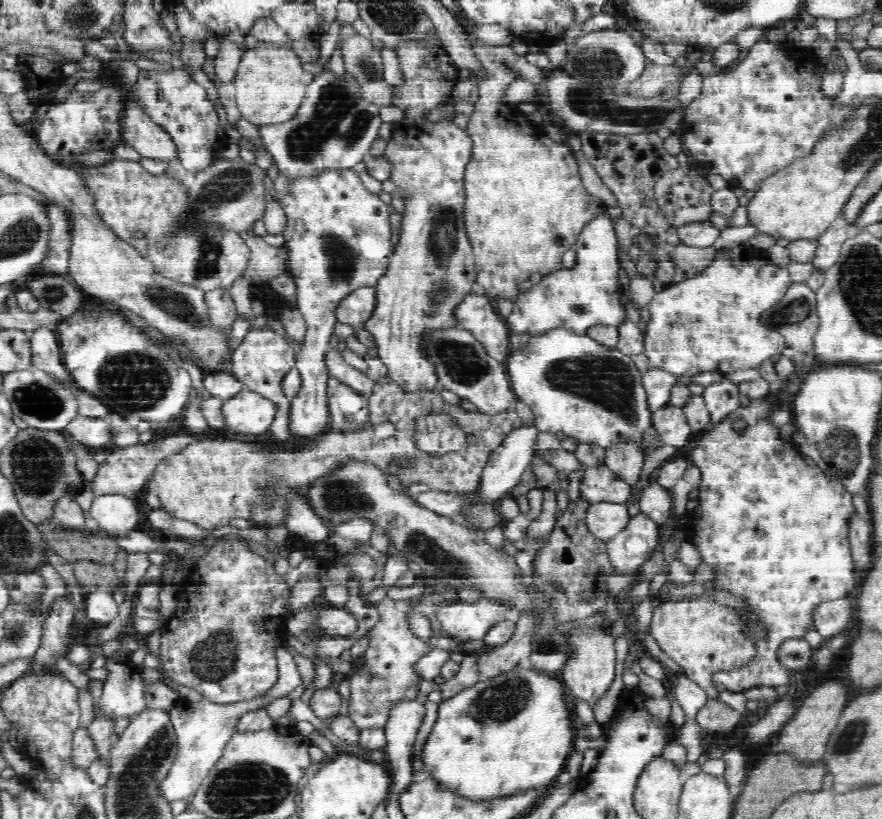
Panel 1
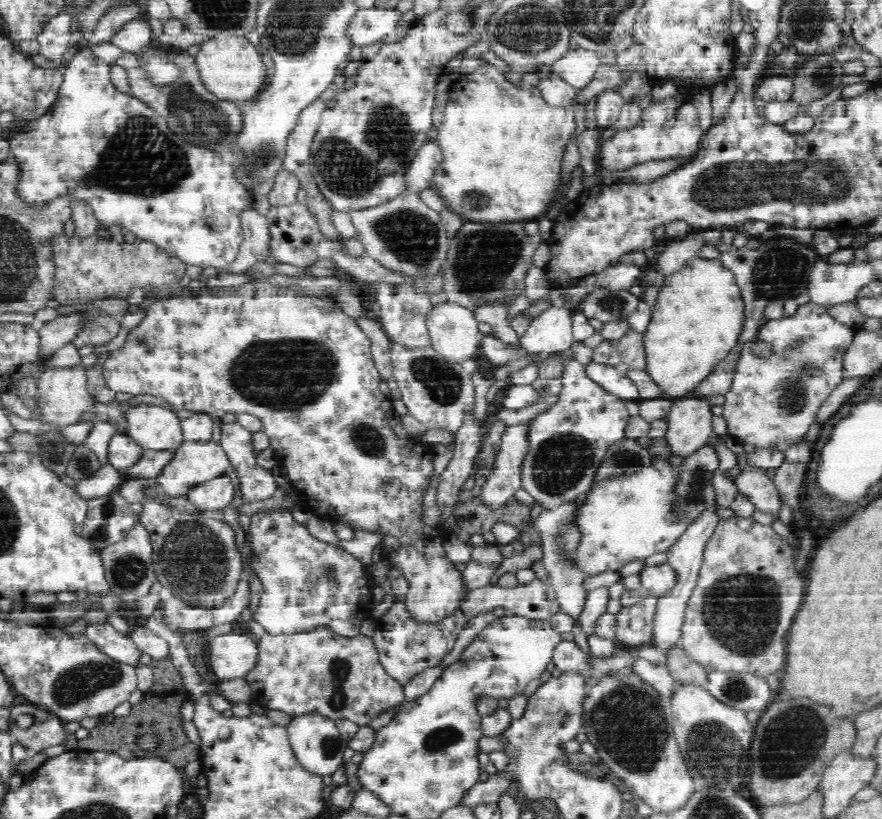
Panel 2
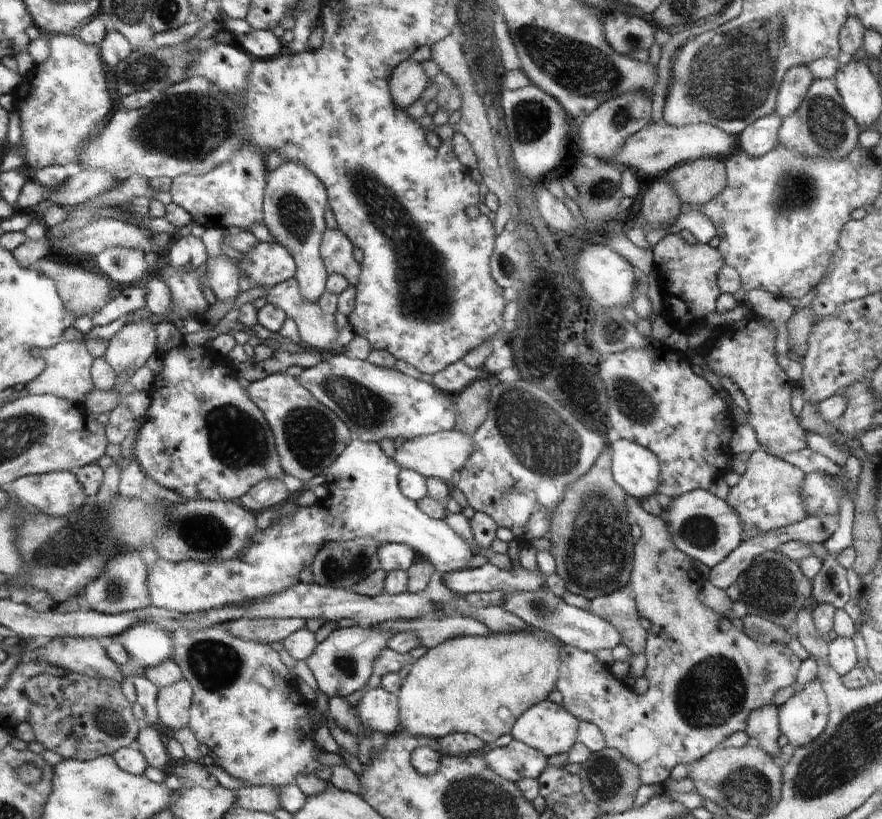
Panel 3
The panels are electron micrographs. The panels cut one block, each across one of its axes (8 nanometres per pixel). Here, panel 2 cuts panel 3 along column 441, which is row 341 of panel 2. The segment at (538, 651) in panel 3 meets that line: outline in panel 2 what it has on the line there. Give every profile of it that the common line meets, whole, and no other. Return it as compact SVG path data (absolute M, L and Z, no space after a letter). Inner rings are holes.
M694 258L678 272L664 278L659 289L656 304L652 307L652 318L644 332L644 352L646 353L646 371L660 385L666 398L683 398L694 390L714 367L738 343L745 322L745 304L741 297L737 278L733 271L722 265L720 259L705 260Z

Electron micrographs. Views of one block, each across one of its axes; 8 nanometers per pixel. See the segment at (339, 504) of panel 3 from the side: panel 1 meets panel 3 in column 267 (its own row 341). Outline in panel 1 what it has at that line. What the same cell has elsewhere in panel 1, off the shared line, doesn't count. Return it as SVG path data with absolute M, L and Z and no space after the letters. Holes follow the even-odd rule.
M554 329L544 334L531 337L527 345L520 350L512 349L505 365L516 398L531 408L531 411L535 414L535 428L538 429L540 433L550 432L560 436L572 437L580 444L602 444L602 448L609 449L616 448L616 446L620 444L632 444L635 445L635 448L638 449L640 453L644 454L648 454L652 448L657 448L652 446L652 444L644 438L644 434L648 432L650 426L653 426L653 411L649 409L646 389L644 385L642 385L642 373L636 369L633 358L630 357L630 355L620 352L617 347L610 348L609 346L604 346L602 343L590 338L587 334L578 334L568 329Z

